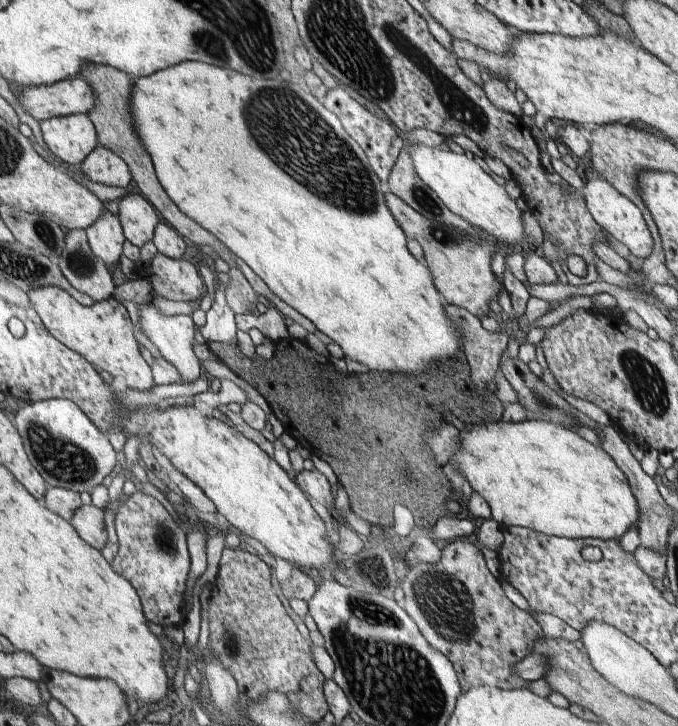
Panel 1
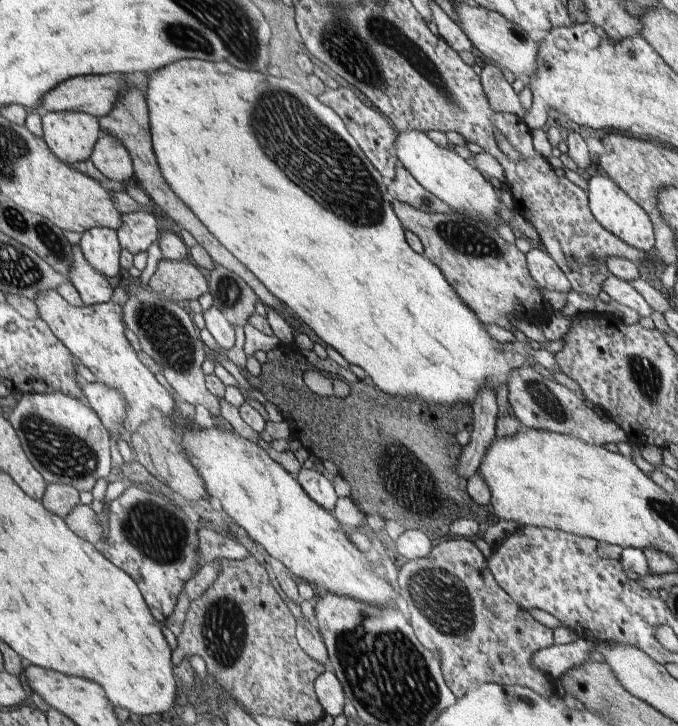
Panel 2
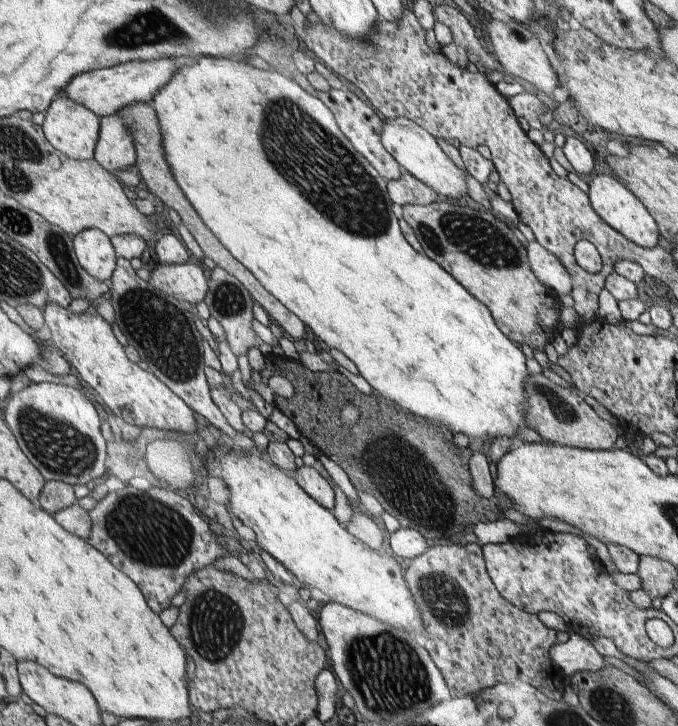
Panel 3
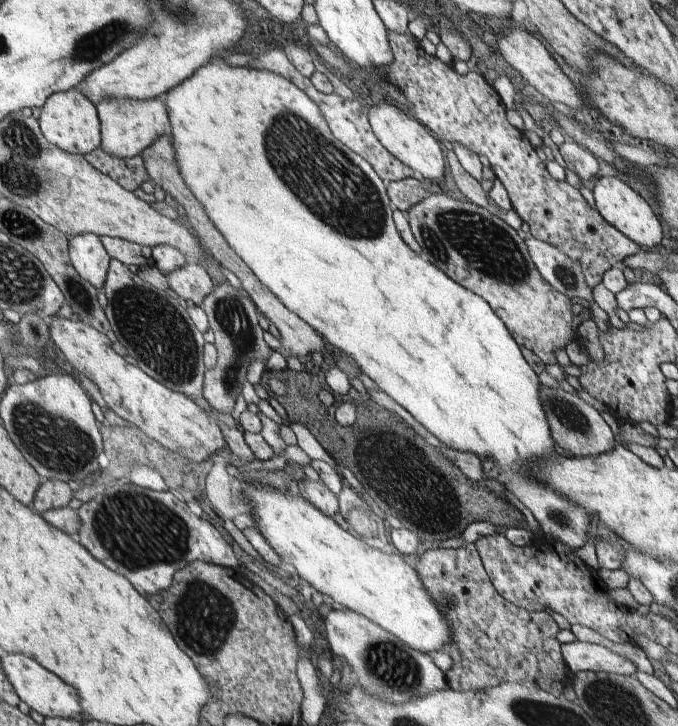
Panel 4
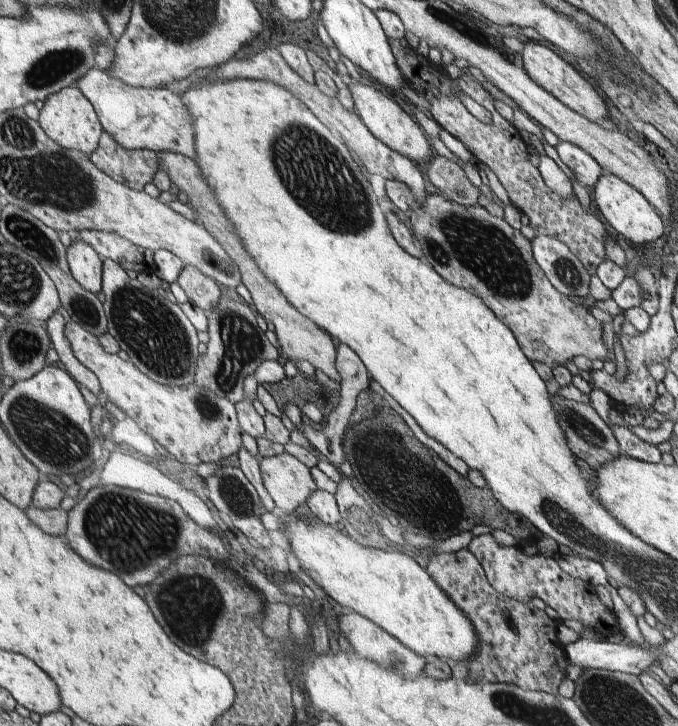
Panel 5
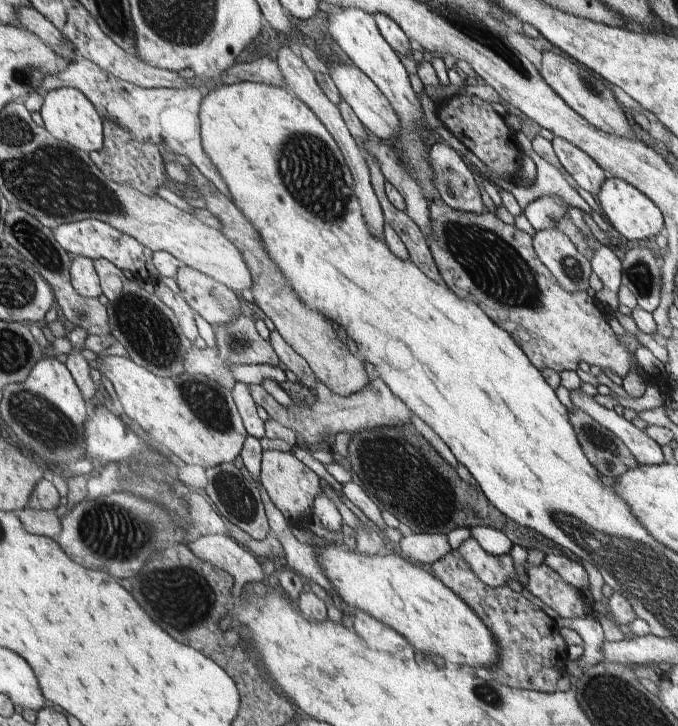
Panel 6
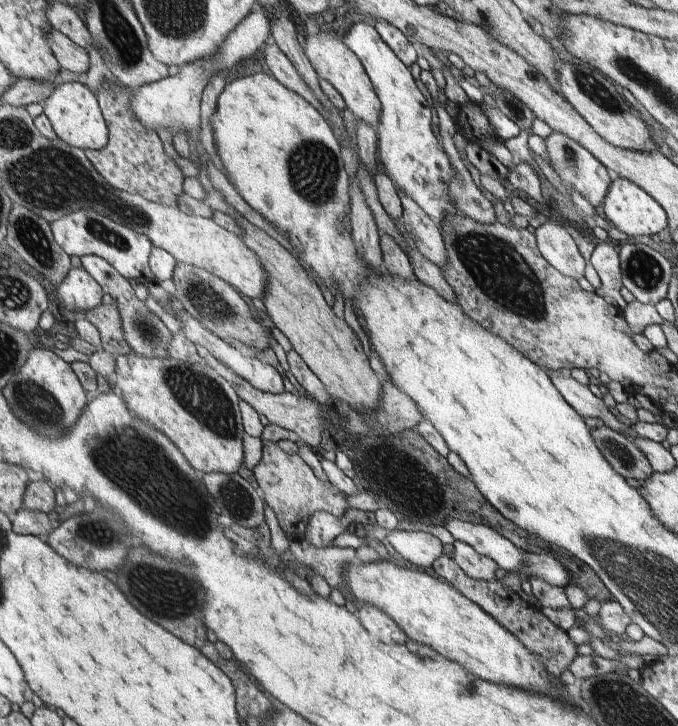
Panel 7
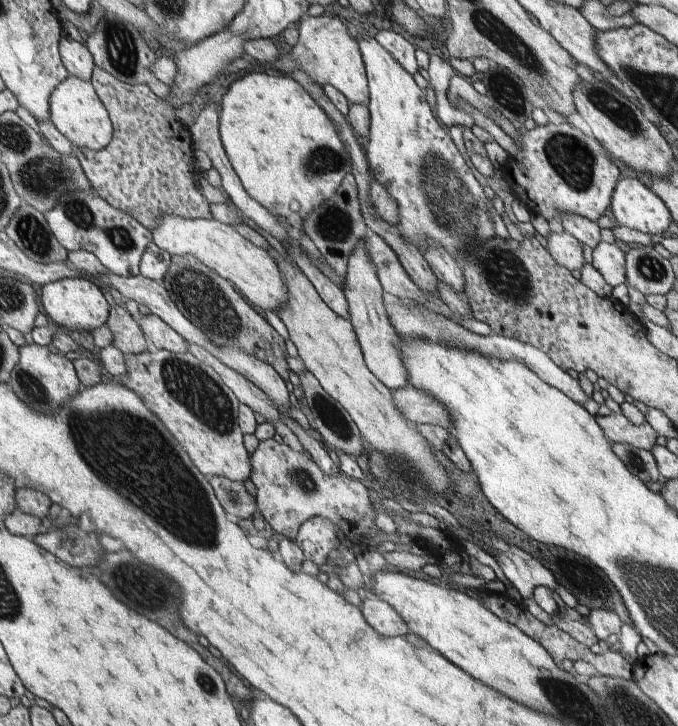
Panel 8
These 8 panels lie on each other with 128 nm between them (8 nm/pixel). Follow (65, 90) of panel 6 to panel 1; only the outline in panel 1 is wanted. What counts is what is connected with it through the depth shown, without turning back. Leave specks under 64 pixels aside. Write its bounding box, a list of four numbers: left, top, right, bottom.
[40,113,99,166]

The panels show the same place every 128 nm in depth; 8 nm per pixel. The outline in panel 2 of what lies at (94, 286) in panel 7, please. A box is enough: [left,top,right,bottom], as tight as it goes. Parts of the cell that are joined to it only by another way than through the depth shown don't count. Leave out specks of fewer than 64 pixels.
[79,228,122,278]

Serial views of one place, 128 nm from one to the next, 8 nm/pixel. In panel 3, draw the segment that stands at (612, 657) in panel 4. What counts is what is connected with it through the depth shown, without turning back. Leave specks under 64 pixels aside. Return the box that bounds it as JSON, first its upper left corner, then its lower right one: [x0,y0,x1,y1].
[549,632,605,678]

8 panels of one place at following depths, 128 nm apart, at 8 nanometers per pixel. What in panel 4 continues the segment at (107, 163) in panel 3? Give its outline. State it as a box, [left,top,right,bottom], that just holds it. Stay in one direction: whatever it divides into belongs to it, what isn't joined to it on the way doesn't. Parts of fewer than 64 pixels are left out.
[96,97,171,158]

